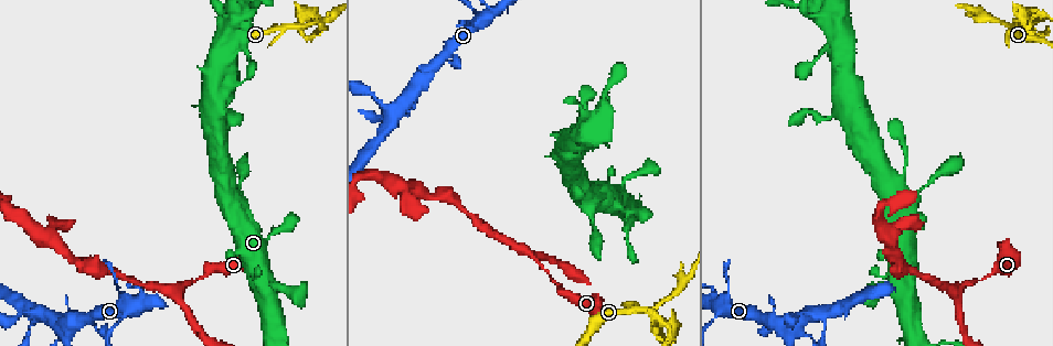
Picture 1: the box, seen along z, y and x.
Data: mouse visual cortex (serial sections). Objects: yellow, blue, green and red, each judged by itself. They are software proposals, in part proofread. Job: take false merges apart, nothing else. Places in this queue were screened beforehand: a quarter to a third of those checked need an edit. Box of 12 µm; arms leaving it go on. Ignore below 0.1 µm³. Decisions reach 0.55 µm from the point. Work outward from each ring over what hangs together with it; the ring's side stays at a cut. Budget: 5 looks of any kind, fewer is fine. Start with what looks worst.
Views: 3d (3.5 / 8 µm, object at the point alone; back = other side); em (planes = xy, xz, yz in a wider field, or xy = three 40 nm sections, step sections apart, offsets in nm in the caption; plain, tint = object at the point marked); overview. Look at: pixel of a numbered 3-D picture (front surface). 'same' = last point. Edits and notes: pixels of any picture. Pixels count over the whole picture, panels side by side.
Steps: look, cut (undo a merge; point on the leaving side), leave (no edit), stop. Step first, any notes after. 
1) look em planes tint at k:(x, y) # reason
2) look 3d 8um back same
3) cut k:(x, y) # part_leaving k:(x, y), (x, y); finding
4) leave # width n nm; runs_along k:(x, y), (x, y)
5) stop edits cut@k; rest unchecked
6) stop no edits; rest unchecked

look 3d 3.5um at 1:(298, 25) # three arms meet

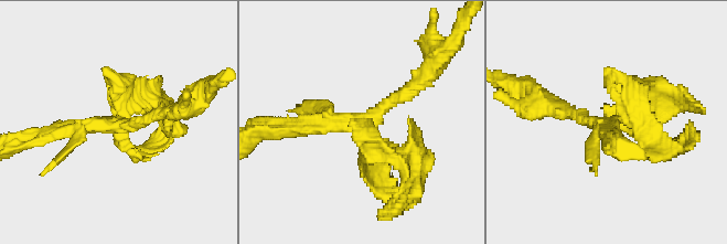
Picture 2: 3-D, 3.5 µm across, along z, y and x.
look em xy step 1 tint at 2:(609, 121) # need the tissue

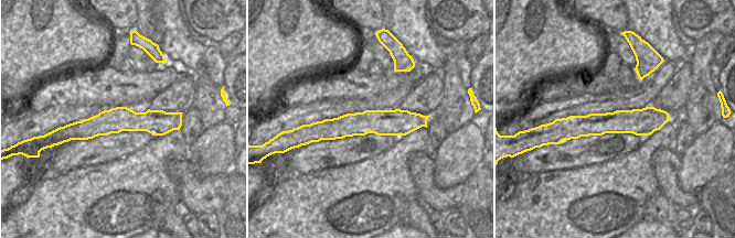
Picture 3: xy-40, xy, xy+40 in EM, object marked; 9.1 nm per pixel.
look em xy step 3 tint same # cut it another way

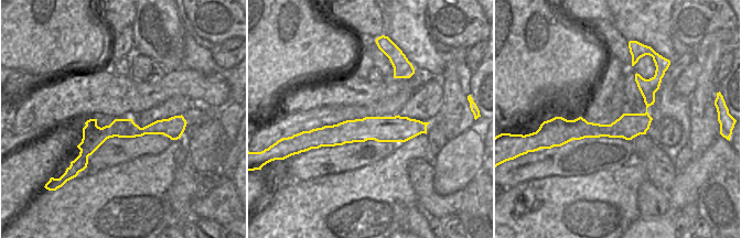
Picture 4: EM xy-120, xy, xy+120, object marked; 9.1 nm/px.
leave # runs_along 2:(288, 125), (362, 123), (369, 170); one cell here

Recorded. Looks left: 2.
look 3d 3.5um at 1:(37, 313) # abrupt turn

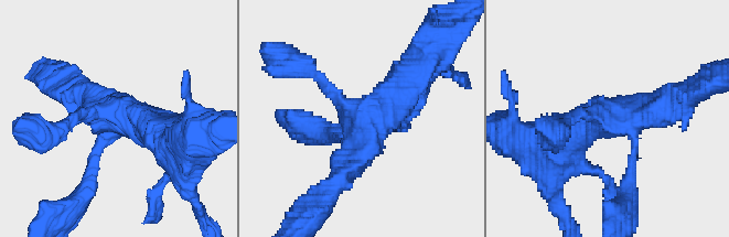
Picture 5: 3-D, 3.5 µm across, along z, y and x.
look em planes tint at 5:(603, 112) # arms 4; arm_widths 150, 150, 400, 500 nm; need the tissue

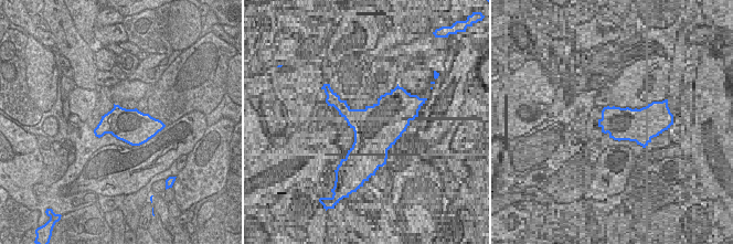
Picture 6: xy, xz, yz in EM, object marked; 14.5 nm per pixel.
leave # width 500 nm; runs_along 5:(414, 68), (339, 179); all the same cell

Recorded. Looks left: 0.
stop no edits; rest unchecked

